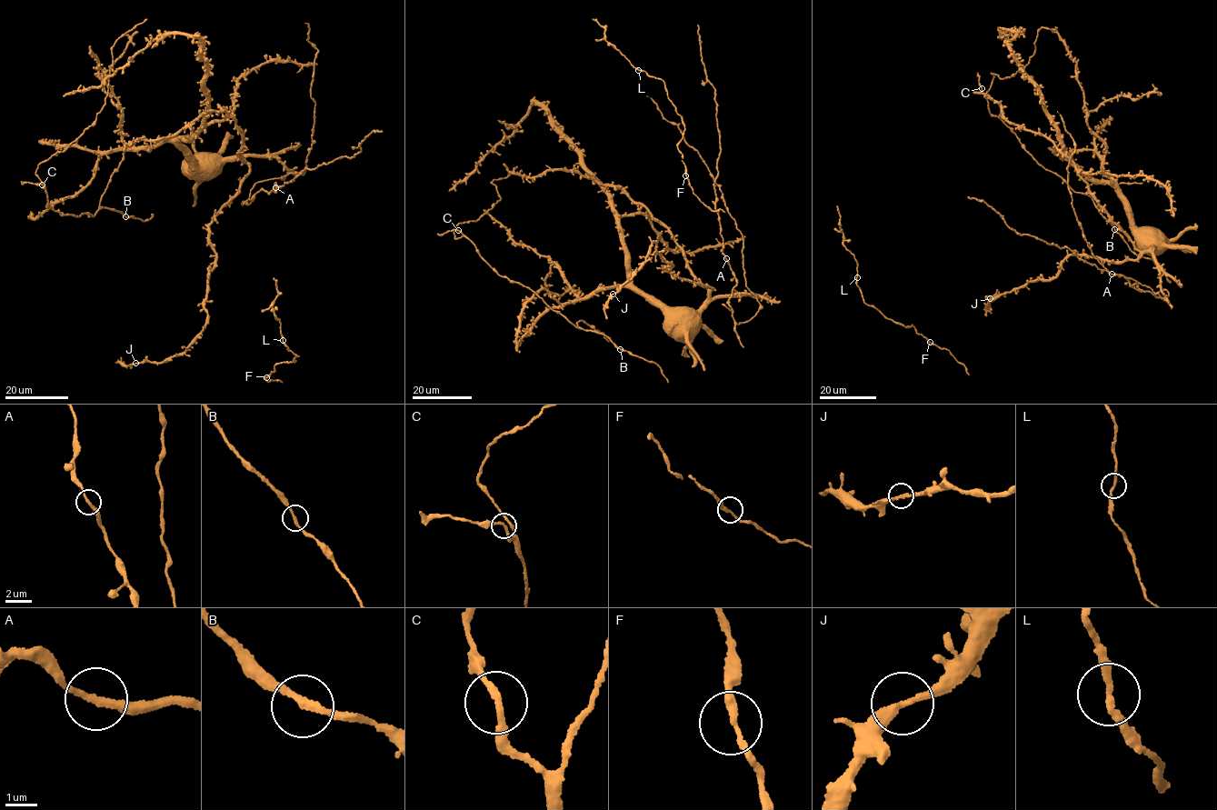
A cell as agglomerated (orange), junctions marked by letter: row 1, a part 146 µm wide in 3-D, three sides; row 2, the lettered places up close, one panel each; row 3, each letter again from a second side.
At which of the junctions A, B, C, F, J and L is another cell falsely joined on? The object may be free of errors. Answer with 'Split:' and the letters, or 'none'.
Split: none

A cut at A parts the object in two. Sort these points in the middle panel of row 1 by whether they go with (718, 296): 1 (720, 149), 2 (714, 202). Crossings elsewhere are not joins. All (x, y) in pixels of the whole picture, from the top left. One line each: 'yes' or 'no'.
1: no
2: no

